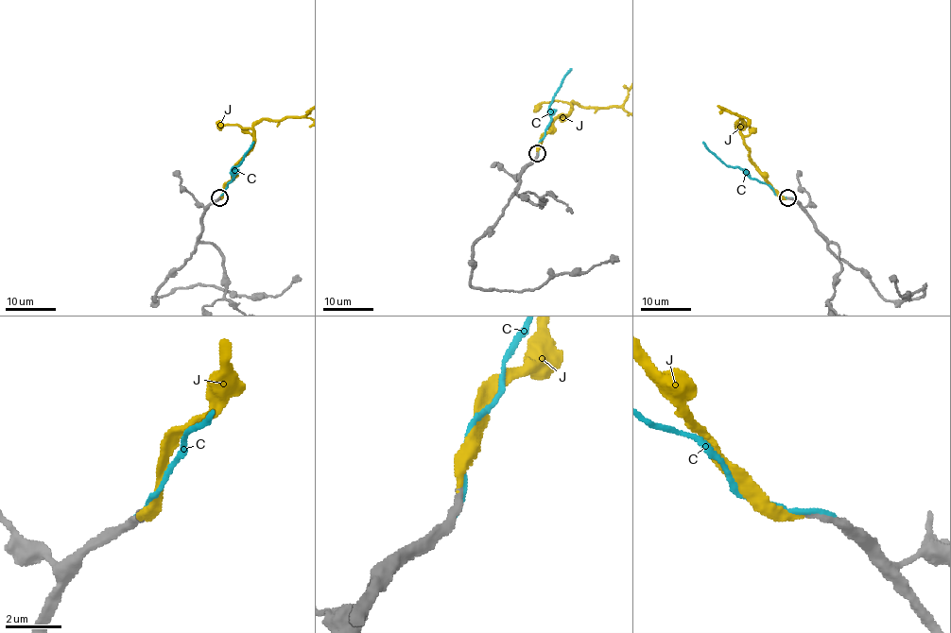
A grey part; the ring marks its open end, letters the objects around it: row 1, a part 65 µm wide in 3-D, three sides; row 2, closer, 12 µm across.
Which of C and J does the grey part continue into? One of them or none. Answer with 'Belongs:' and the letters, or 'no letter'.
Belongs: J

